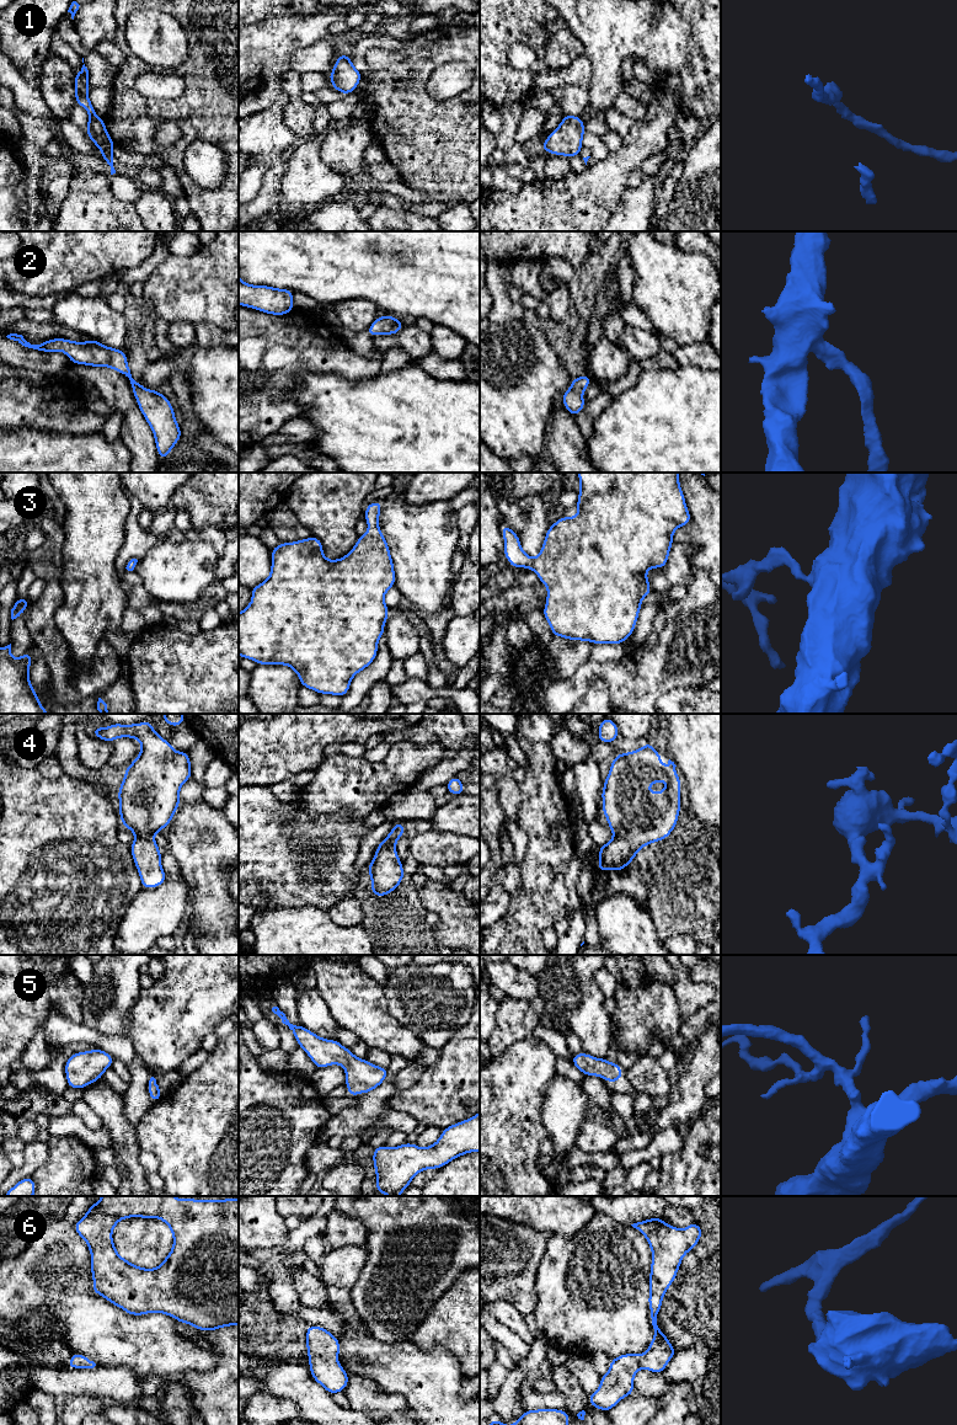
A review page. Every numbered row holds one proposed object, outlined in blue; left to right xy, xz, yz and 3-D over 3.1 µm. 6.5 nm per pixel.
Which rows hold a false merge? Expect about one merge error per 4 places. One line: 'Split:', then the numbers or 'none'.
Split: 1

